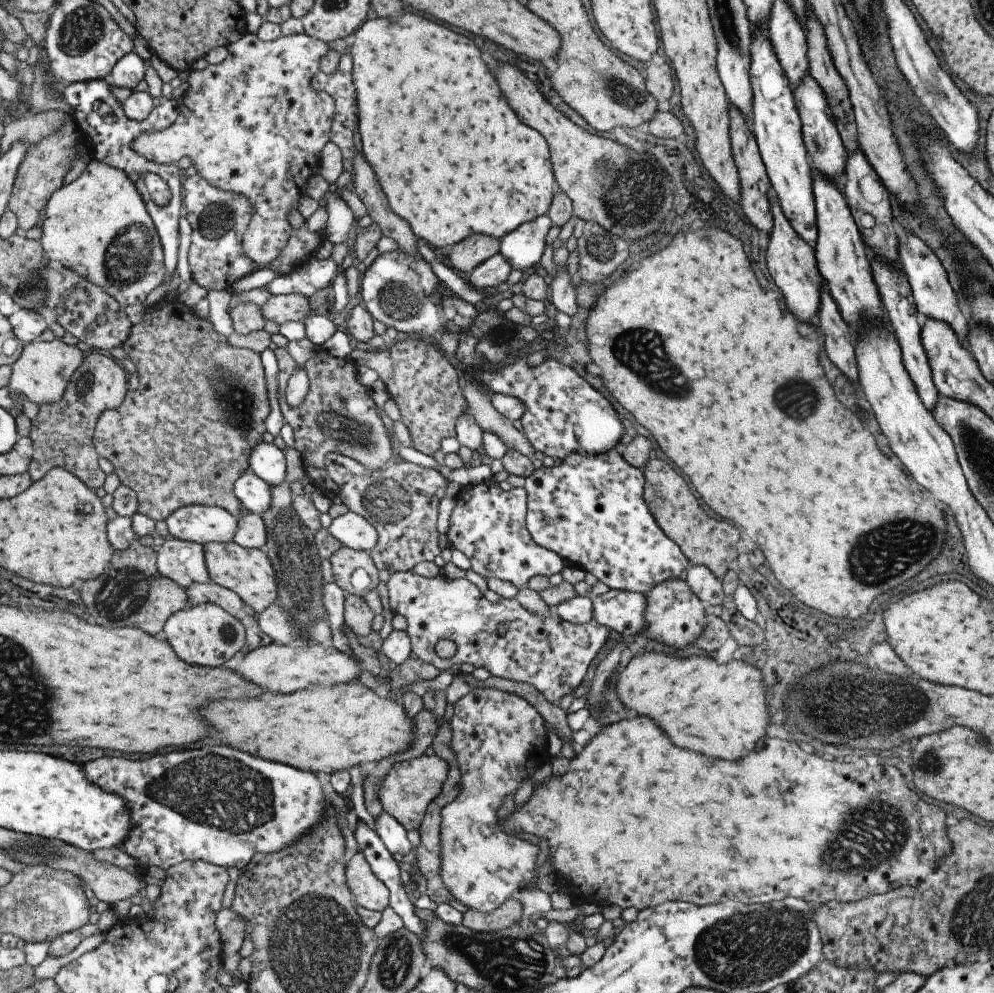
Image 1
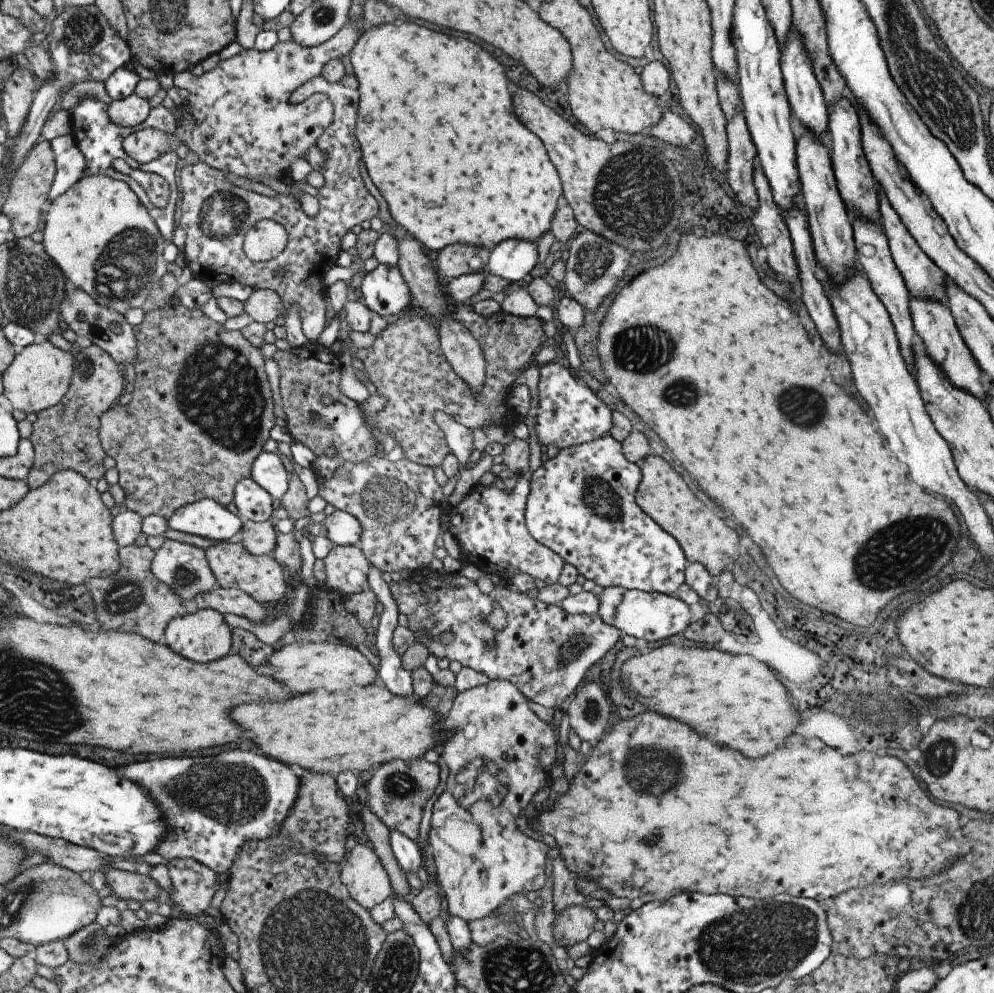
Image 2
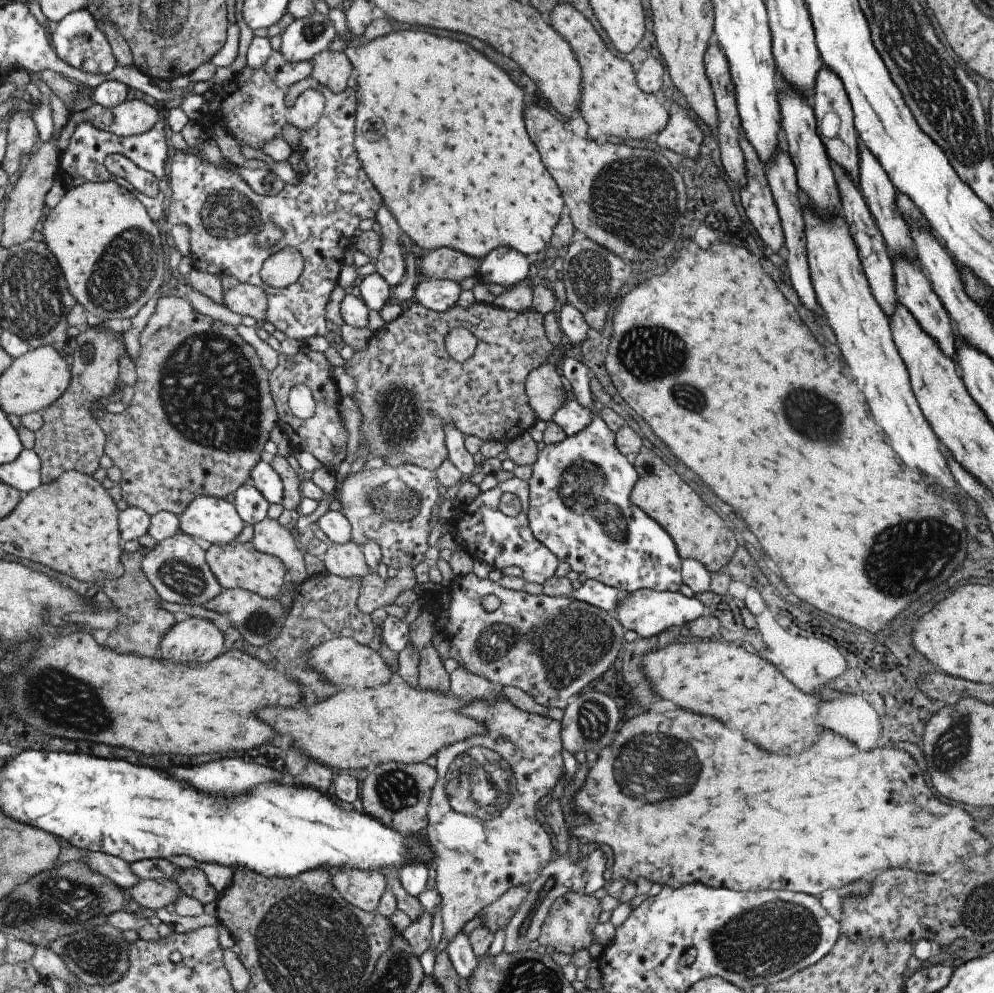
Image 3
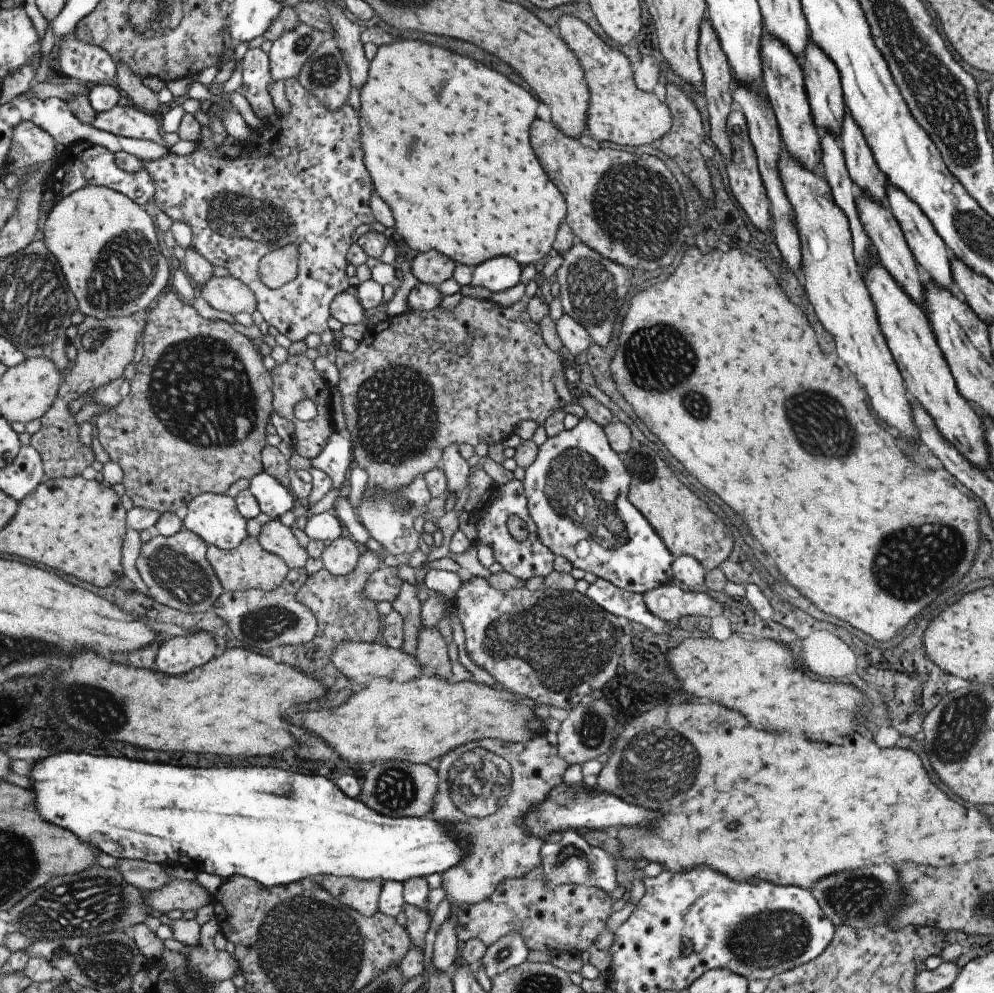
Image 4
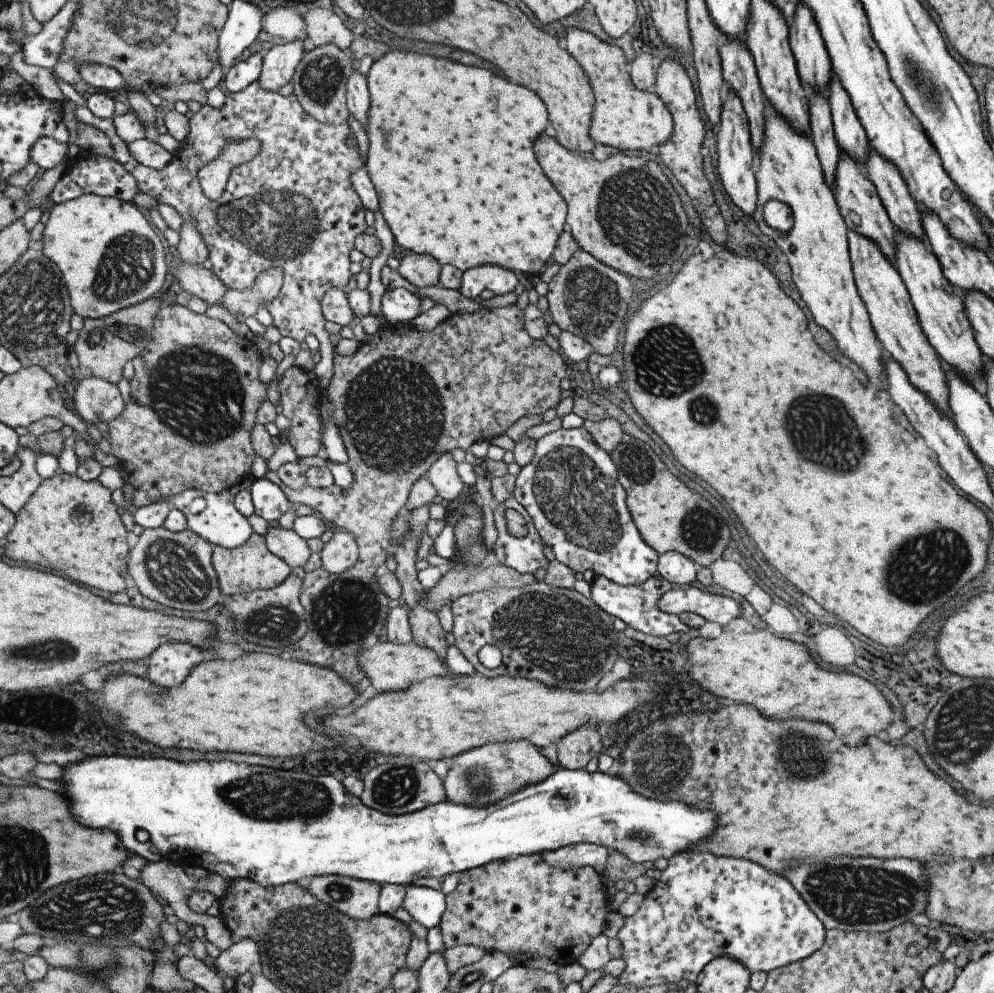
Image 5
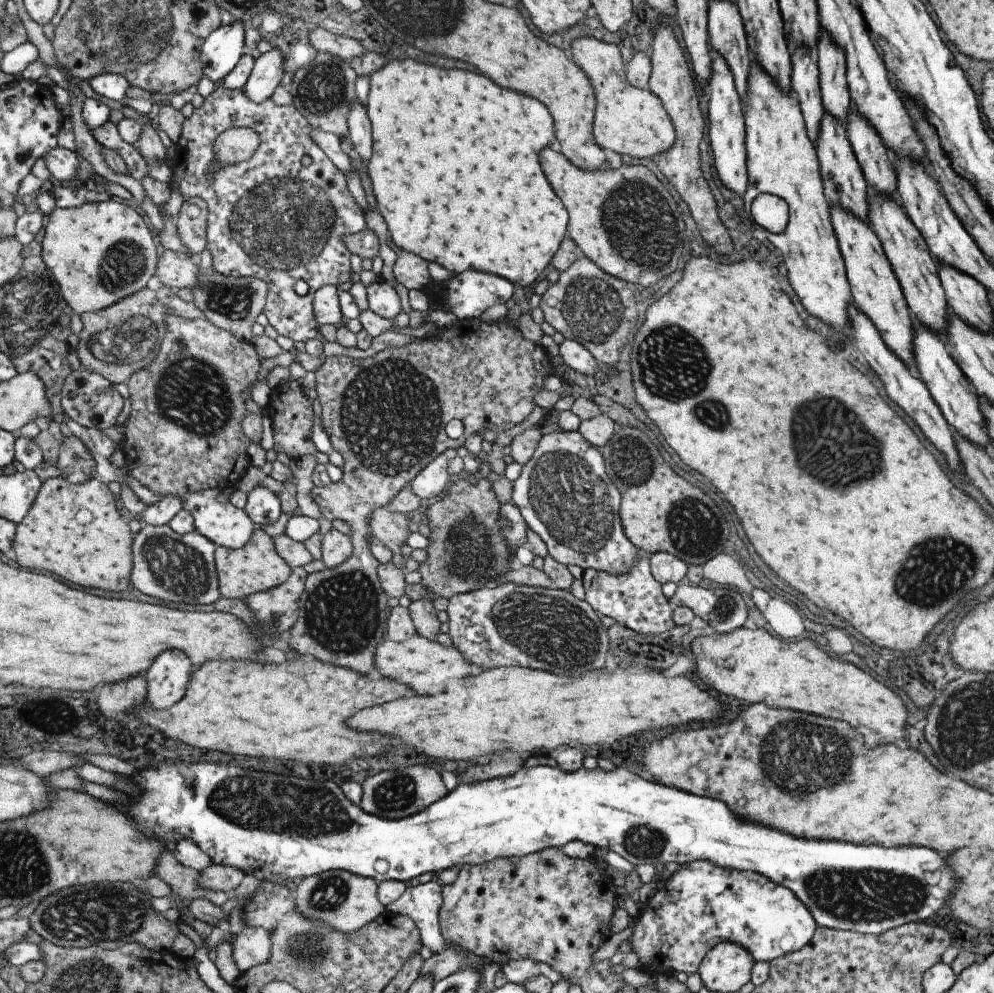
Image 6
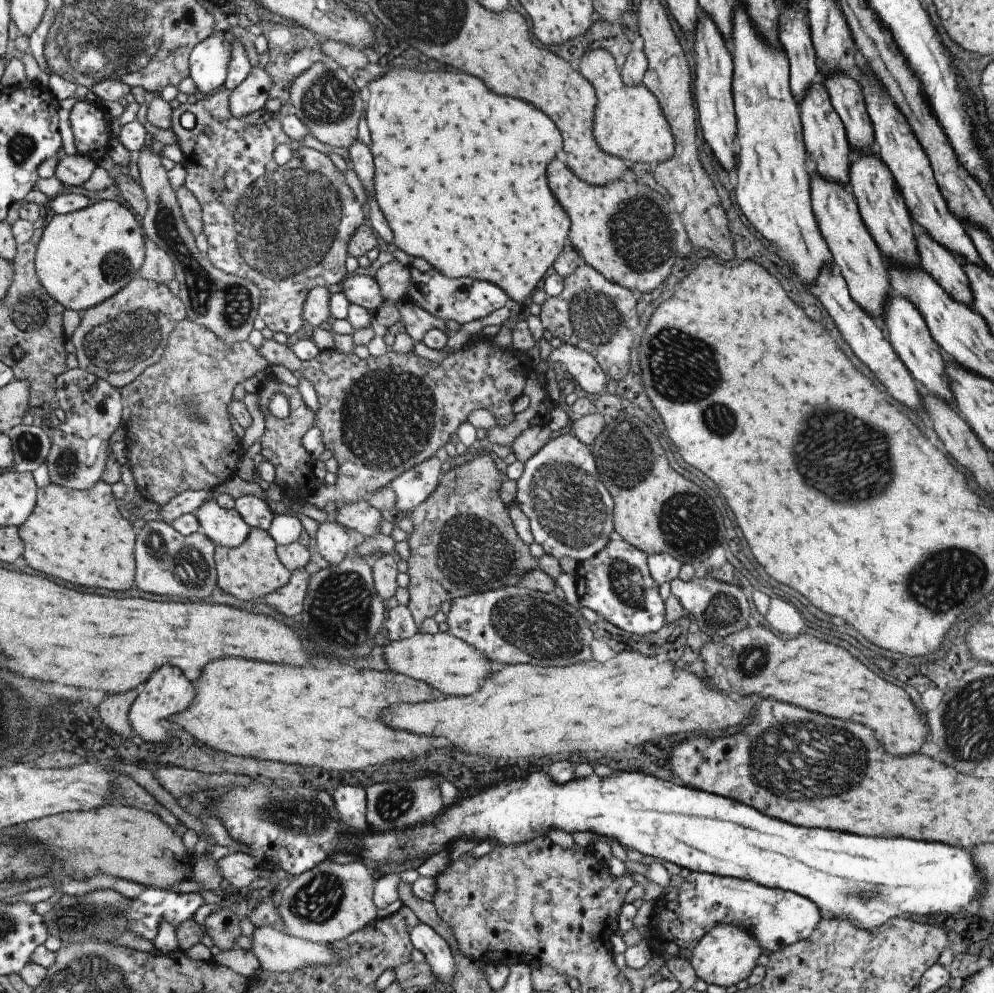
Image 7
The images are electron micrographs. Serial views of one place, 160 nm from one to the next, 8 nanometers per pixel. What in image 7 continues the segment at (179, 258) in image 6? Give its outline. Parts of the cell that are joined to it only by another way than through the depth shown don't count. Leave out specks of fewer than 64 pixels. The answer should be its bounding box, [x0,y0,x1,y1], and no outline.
[137,240,174,283]

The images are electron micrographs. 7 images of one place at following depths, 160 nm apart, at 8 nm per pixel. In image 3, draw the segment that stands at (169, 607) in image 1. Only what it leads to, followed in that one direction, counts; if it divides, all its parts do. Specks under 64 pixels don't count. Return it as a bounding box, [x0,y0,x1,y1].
[102,551,175,656]

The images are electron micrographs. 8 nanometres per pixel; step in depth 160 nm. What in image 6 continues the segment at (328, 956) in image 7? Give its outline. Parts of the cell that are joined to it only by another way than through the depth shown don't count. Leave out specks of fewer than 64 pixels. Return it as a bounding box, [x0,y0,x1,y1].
[231,927,271,973]

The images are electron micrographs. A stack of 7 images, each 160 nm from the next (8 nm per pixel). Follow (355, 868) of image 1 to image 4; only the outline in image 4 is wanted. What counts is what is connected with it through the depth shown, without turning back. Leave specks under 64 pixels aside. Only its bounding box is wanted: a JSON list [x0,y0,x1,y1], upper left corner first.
[319,875,382,917]

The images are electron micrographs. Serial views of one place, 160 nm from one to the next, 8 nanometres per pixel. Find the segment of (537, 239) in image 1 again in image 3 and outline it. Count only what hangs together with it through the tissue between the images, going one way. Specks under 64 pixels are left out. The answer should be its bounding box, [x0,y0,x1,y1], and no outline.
[477,246,529,288]

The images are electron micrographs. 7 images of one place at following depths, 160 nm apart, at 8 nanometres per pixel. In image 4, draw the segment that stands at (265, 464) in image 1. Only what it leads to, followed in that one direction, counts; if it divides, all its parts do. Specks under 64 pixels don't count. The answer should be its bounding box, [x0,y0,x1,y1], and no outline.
[248,470,293,519]

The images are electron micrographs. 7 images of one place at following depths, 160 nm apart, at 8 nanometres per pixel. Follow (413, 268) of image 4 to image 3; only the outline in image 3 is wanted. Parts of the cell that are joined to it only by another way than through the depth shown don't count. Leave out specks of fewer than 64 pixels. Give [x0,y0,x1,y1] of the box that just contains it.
[417,248,480,281]

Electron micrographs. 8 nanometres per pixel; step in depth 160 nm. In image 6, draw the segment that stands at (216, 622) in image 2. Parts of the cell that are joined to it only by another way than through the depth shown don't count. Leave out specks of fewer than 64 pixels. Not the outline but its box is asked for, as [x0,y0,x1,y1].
[144,650,191,710]

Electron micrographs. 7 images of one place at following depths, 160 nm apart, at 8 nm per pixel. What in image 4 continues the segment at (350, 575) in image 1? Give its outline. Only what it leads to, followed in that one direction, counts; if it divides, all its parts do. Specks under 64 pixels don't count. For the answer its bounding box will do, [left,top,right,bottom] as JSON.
[320,535,361,576]

